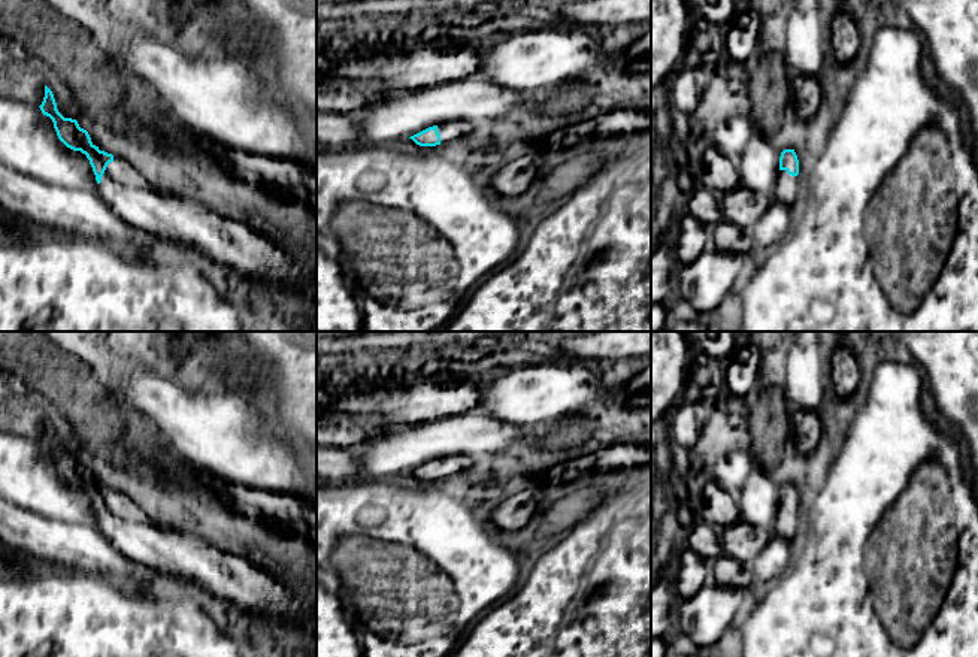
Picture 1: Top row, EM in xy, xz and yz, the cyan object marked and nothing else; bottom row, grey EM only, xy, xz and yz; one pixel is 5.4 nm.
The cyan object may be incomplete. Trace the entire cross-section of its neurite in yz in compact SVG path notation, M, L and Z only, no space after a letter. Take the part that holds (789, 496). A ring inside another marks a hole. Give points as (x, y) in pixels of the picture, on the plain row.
M784 484L779 491L779 505L775 524L775 535L791 542L797 530L799 494L794 484Z

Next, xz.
M451 455L442 457L439 460L429 461L409 473L412 473L420 481L436 481L440 478L448 478L457 472L472 467L475 457L470 455Z

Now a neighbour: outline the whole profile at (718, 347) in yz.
M685 331L694 351L705 354L714 364L724 364L741 345L741 331Z

